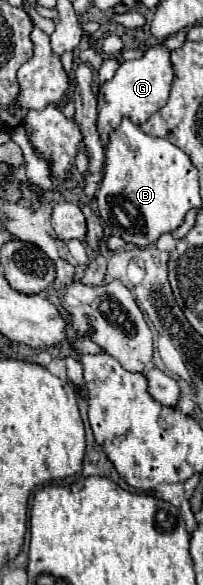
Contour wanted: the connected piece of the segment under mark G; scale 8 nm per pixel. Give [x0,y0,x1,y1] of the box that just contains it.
[97,44,173,142]

